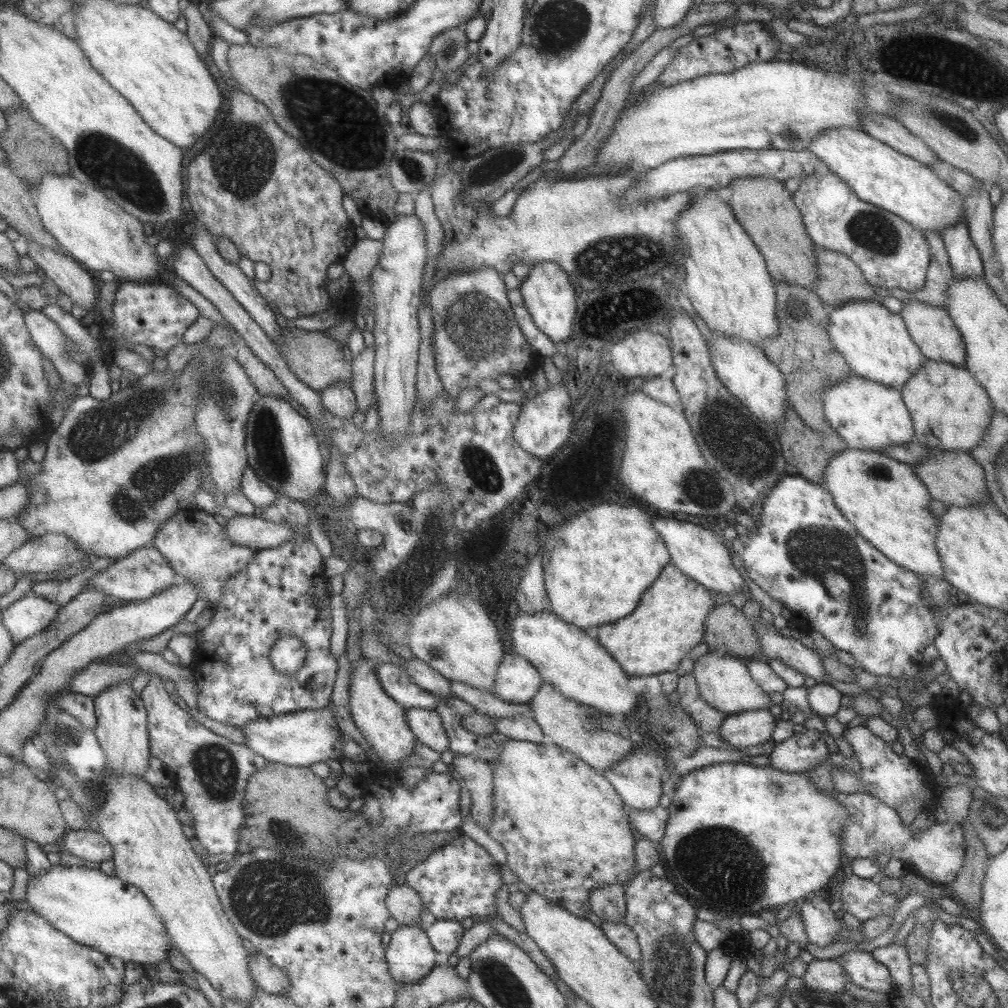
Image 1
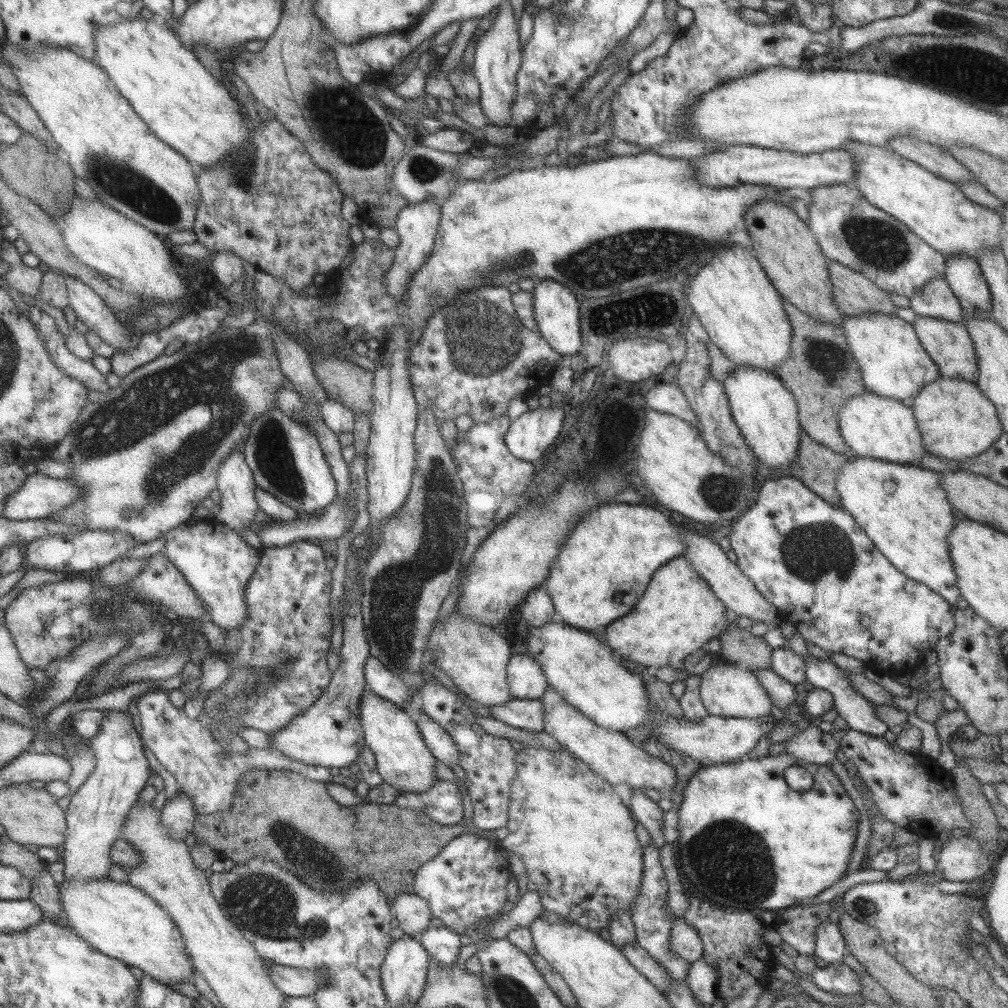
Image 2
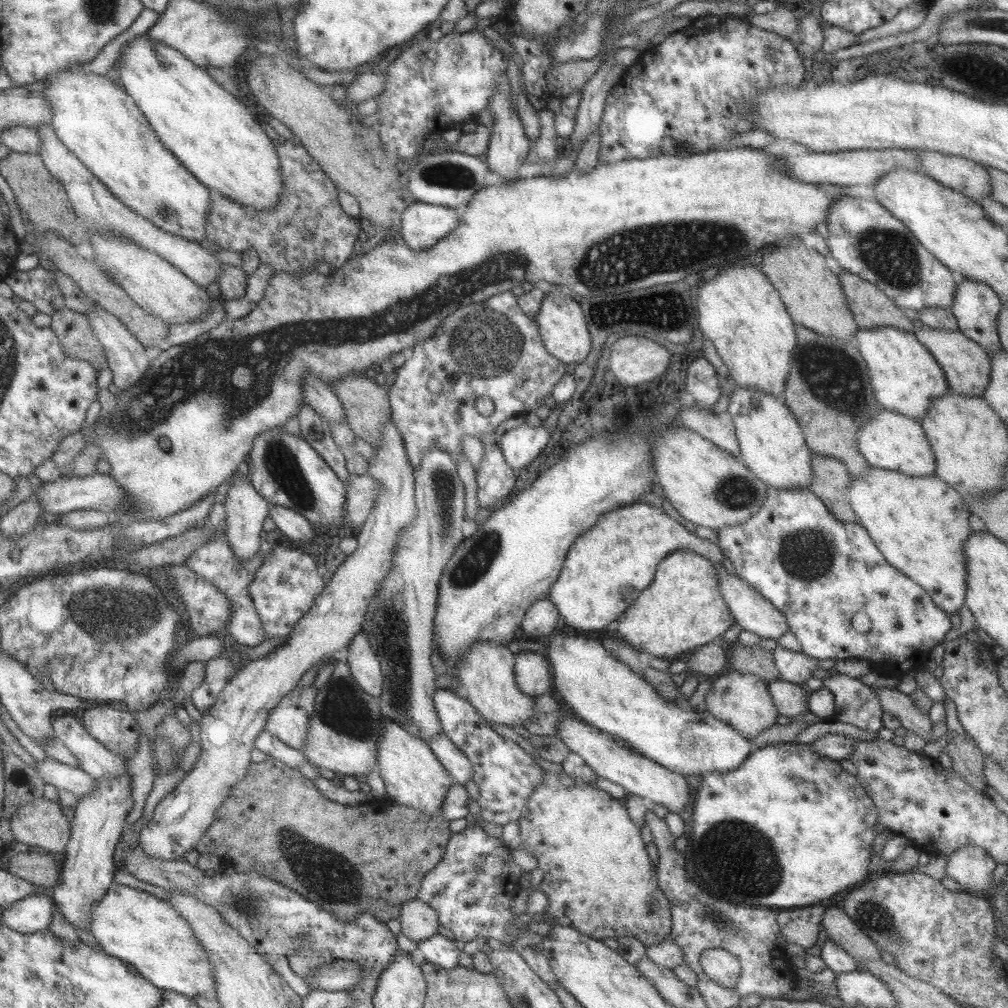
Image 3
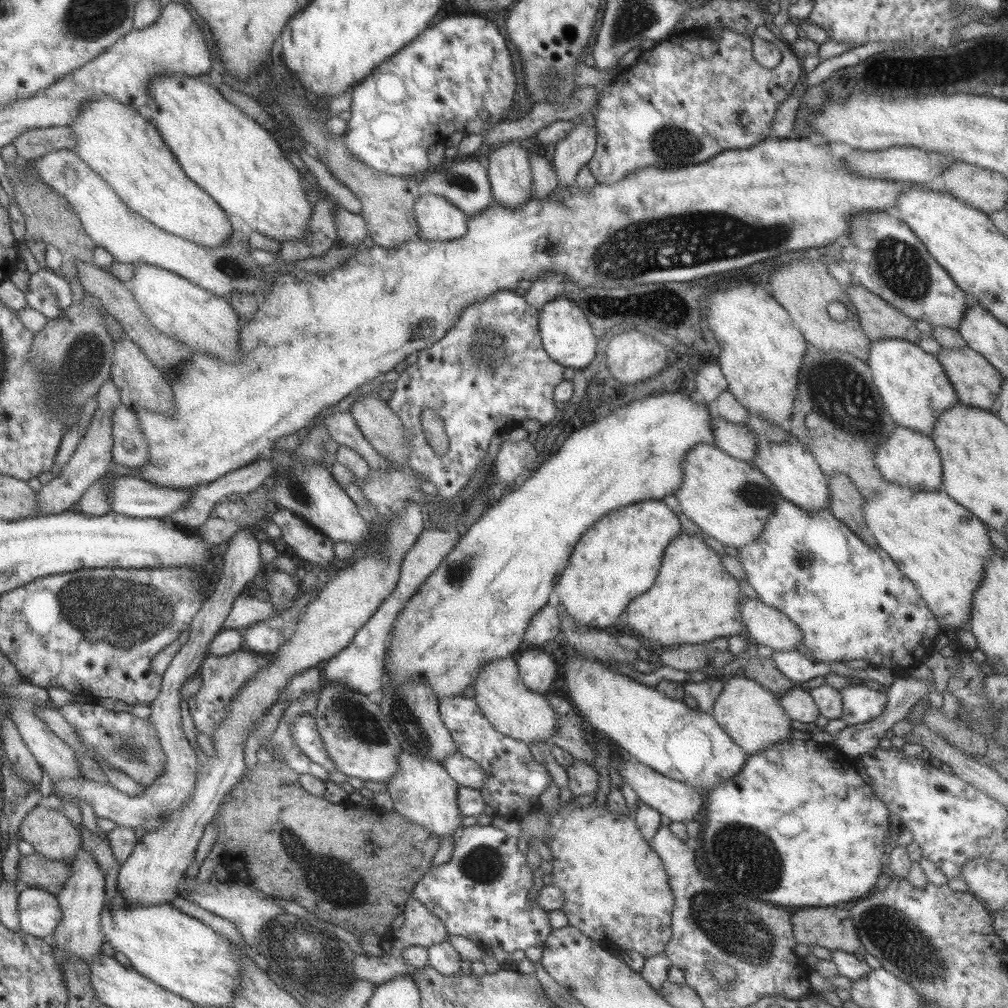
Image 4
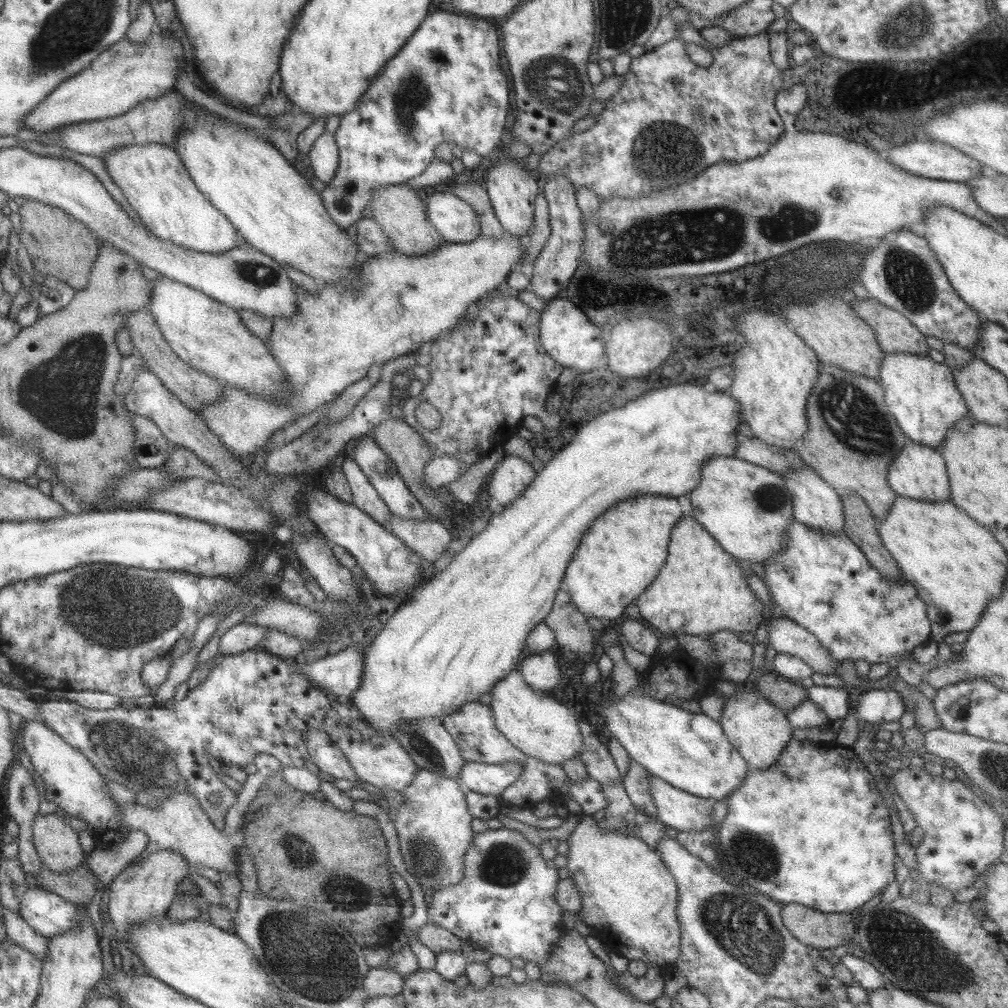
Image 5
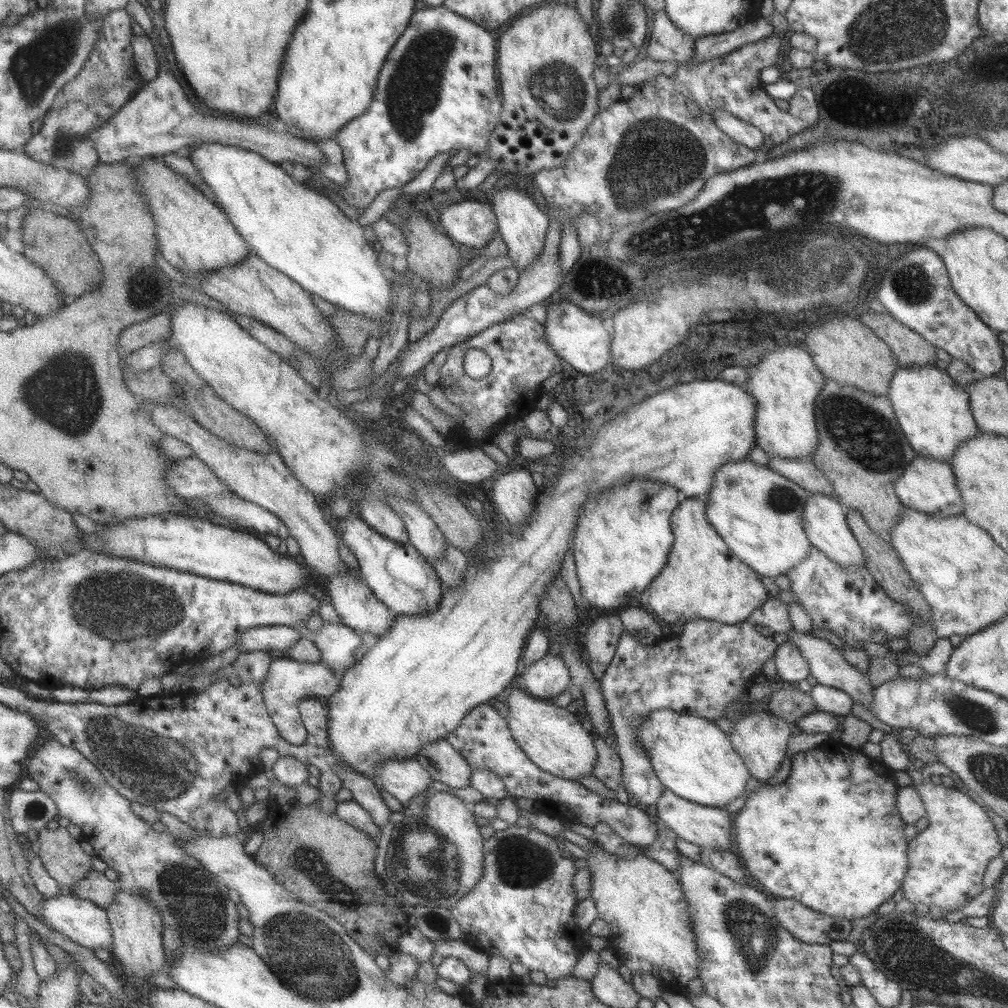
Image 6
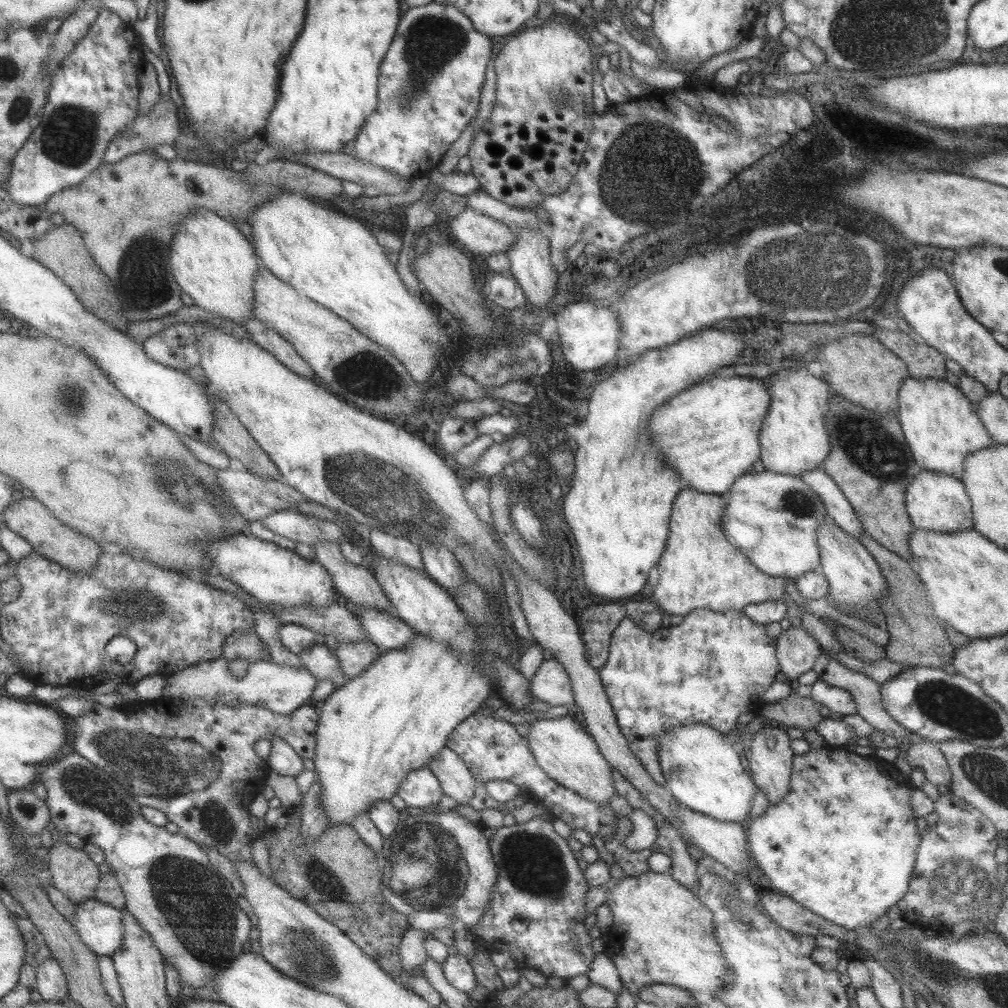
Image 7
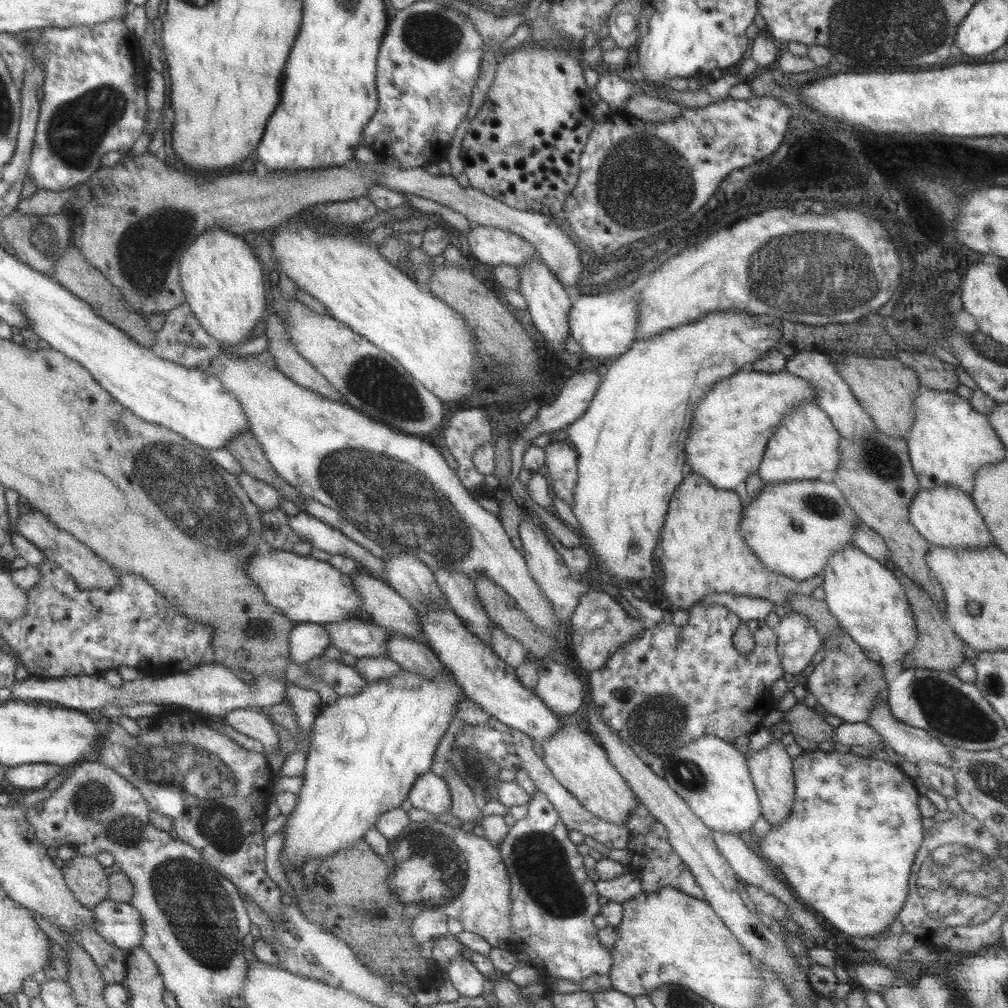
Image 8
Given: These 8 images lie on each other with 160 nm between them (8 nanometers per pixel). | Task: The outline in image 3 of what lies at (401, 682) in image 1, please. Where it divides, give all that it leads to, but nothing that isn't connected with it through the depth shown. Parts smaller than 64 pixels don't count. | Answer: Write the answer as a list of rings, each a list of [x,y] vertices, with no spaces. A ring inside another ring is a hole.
[[[358,633],[347,646],[347,669],[363,692],[377,698],[382,687],[380,663],[367,644],[365,634]]]

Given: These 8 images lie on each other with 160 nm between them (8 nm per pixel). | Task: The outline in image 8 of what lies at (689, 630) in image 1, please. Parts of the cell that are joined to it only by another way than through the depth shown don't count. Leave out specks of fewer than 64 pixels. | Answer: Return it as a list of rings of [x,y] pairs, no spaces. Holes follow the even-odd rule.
[[[686,469],[683,480],[670,496],[658,544],[663,550],[658,556],[664,572],[662,592],[669,606],[687,610],[705,596],[729,592],[735,596],[767,599],[783,606],[785,612],[791,614],[787,596],[791,593],[811,596],[813,590],[822,585],[822,575],[797,582],[772,571],[761,562],[743,540],[740,531],[743,500],[741,490],[715,488],[699,474]]]

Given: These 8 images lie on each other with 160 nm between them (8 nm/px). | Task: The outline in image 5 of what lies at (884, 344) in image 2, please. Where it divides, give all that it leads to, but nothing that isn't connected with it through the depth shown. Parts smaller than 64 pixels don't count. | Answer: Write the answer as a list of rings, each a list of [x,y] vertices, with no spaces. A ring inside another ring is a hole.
[[[908,352],[884,353],[877,381],[883,387],[885,404],[897,426],[903,431],[906,438],[913,442],[939,449],[948,430],[969,415],[966,402],[955,386],[952,368],[949,368],[944,362],[933,361],[927,355],[909,354]]]

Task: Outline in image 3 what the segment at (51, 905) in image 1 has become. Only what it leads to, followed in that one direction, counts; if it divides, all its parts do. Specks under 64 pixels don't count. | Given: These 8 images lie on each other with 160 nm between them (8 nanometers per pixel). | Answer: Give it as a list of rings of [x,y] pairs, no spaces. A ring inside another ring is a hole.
[[[112,883],[91,909],[93,938],[105,954],[134,966],[139,974],[158,989],[186,996],[214,997],[214,972],[205,949],[189,923],[163,899],[123,884]]]

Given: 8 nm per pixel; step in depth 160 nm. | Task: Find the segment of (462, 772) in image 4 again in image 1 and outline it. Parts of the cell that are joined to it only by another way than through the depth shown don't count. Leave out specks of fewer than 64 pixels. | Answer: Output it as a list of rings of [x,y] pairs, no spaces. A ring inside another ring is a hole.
[[[407,708],[406,721],[411,734],[419,743],[439,753],[448,749],[448,738],[437,711]]]

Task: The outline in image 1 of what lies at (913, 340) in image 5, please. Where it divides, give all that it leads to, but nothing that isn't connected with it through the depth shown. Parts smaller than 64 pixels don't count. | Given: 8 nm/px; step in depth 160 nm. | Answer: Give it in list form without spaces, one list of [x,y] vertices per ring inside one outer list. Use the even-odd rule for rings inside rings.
[[[814,246],[813,254],[817,263],[814,292],[826,307],[839,306],[850,300],[880,300],[858,266],[845,255],[817,246]]]

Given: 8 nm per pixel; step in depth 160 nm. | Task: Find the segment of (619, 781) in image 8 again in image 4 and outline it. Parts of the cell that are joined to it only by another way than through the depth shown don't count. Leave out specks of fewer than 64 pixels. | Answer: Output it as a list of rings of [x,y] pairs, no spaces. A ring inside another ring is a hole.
[[[513,658],[493,659],[477,673],[472,684],[475,702],[489,725],[501,735],[517,740],[529,746],[535,743],[547,743],[557,727],[557,713],[549,704],[545,694],[531,692],[518,674]]]

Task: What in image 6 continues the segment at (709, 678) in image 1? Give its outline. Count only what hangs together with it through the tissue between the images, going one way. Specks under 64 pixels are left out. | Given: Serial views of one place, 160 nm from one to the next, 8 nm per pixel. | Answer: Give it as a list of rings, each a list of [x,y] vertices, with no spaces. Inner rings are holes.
[[[762,705],[752,706],[751,711],[751,715],[747,715],[745,719],[733,723],[733,730],[727,738],[745,763],[750,775],[759,782],[765,782],[777,772],[779,764],[781,764],[781,760],[785,756],[787,742],[792,736],[791,730],[789,730],[790,724],[782,718],[777,718],[767,712]]]

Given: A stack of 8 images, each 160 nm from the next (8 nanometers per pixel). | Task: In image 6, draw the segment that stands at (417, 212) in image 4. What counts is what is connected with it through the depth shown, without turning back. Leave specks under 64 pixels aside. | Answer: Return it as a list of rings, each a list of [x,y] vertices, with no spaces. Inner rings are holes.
[[[463,200],[451,205],[443,205],[440,208],[439,222],[445,230],[447,236],[463,250],[476,248],[480,251],[491,242],[494,232],[497,229],[496,216],[491,207],[486,206],[477,200]]]

